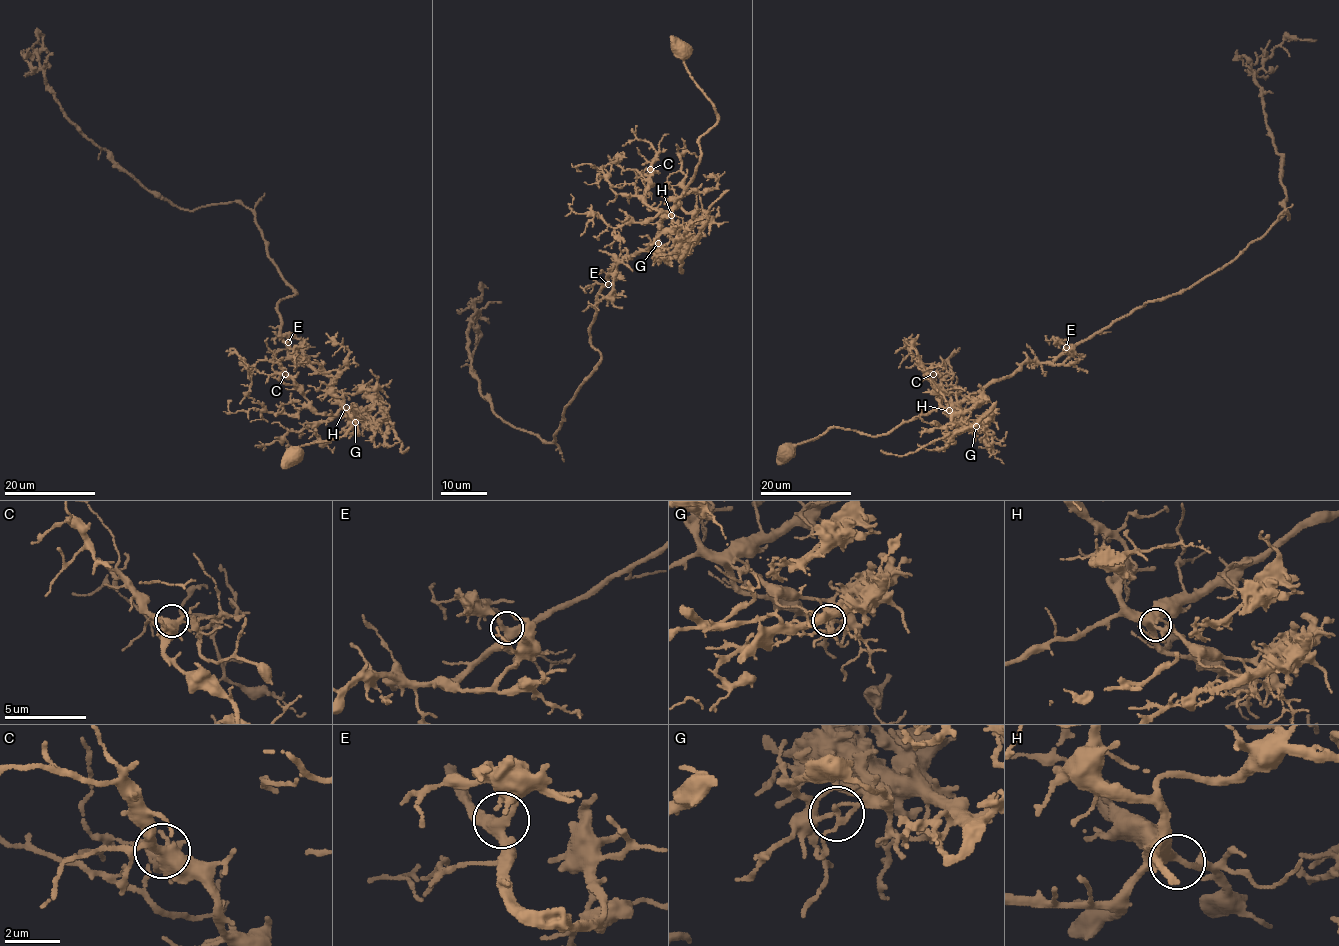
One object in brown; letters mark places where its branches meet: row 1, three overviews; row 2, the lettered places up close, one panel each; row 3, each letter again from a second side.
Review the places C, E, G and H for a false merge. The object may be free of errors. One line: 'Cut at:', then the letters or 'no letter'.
Cut at: G

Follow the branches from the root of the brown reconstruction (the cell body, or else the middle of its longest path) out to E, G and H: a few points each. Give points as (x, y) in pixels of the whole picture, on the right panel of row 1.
E: (784, 450), (835, 427), (870, 436), (887, 434), (937, 408), (954, 407), (1026, 362), (1050, 362), (1066, 347)
G: (784, 450), (785, 447), (813, 440), (835, 427), (881, 436), (937, 408), (954, 412), (962, 421), (976, 425)
H: (784, 450), (785, 447), (813, 440), (835, 427), (881, 436), (937, 408), (949, 410)

